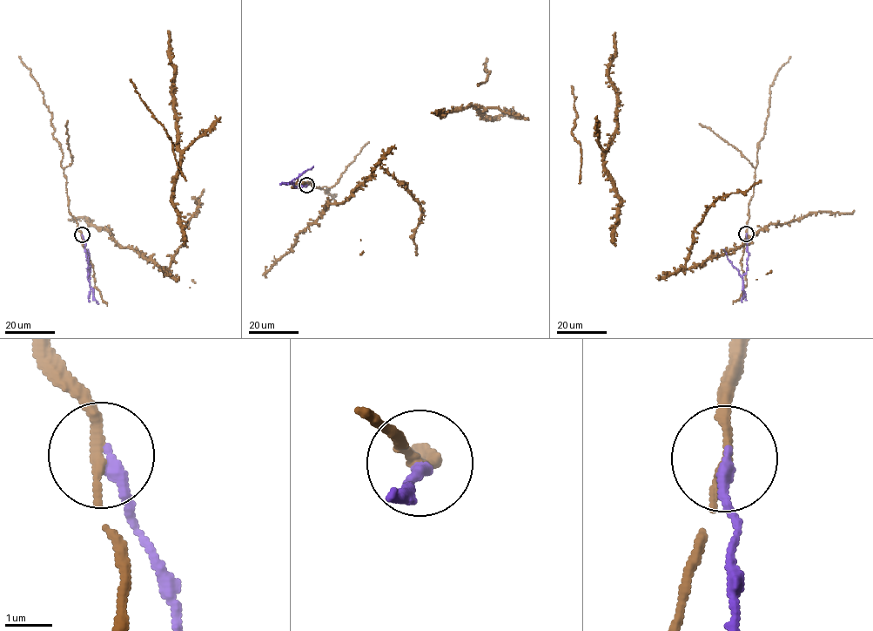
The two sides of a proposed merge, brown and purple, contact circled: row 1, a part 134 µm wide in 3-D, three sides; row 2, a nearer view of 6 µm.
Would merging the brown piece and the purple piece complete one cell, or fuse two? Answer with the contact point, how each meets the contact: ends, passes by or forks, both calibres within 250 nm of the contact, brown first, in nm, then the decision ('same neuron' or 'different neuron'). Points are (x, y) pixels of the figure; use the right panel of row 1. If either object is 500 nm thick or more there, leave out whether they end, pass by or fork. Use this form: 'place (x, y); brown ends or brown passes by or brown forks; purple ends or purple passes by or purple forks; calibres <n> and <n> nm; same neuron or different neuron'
place (746, 234); brown ends; purple ends; calibres 240 and 240 nm; different neuron

